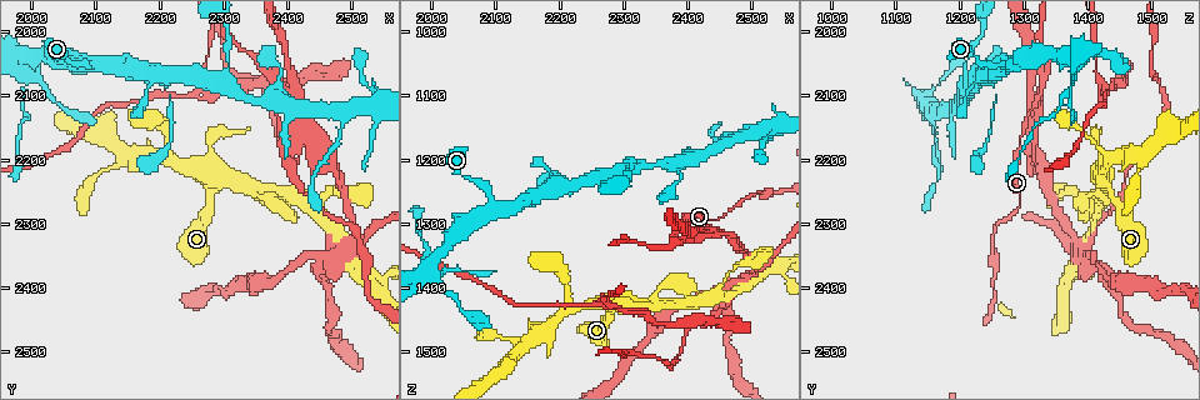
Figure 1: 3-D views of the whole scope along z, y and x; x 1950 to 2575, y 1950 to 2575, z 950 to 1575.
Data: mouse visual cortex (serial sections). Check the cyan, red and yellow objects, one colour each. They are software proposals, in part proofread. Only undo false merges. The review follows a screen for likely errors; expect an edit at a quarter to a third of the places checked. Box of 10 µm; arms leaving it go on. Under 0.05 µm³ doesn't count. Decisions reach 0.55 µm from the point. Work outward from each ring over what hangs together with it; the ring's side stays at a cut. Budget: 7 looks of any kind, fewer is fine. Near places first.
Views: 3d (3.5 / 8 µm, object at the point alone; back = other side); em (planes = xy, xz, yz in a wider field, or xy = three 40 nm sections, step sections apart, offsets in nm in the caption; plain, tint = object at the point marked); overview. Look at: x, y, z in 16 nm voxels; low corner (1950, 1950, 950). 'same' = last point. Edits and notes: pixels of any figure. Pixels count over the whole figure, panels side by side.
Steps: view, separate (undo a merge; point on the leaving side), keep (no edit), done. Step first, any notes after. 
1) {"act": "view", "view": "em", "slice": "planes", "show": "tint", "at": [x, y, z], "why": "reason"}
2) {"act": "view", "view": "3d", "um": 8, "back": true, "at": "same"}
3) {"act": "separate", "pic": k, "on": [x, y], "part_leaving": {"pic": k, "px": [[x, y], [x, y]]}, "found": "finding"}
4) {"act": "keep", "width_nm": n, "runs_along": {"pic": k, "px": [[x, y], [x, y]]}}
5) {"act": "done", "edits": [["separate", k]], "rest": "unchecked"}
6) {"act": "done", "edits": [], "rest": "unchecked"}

{"act": "view", "view": "3d", "um": 3.5, "at": [2290, 2235, 1425], "why": "four-way junction"}

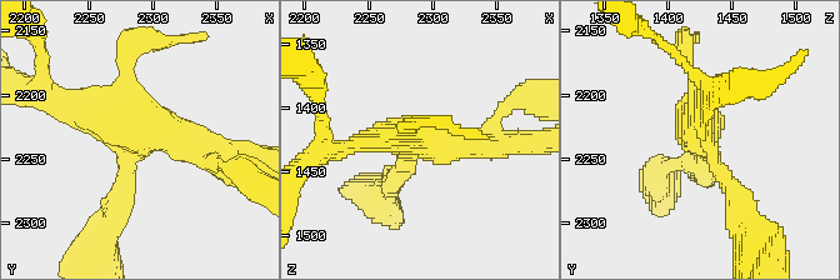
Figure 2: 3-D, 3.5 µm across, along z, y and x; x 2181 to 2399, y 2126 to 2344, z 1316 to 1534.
{"act": "view", "view": "em", "slice": "xy", "step": 2, "show": "tint", "at": [2288, 2234, 1424], "arms": 4, "arm_widths_nm": [150, 250, 250, 350]}

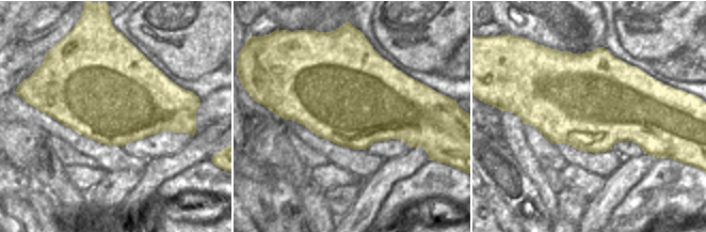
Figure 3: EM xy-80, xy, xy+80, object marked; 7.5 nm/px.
{"act": "keep", "runs_along": {"pic": 2, "px": [[118, 206], [144, 130], [209, 156]]}, "found": "all the same cell"}

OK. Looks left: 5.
{"act": "view", "view": "3d", "um": 3.5, "at": [2195, 2060, 1250], "why": "branch point"}

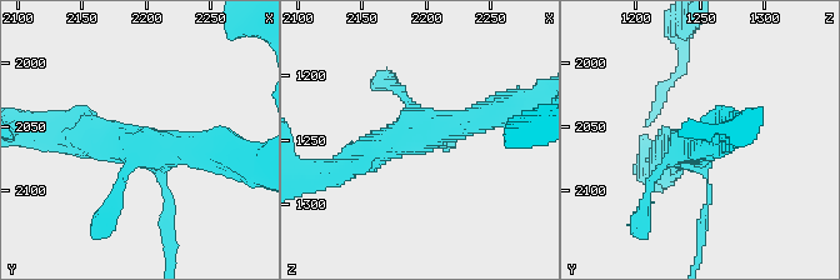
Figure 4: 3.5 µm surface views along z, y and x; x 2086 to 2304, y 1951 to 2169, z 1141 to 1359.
{"act": "view", "view": "em", "slice": "xy", "step": 1, "show": "tint", "at": [2198, 2064, 1246], "why": "shape alone is not enough"}

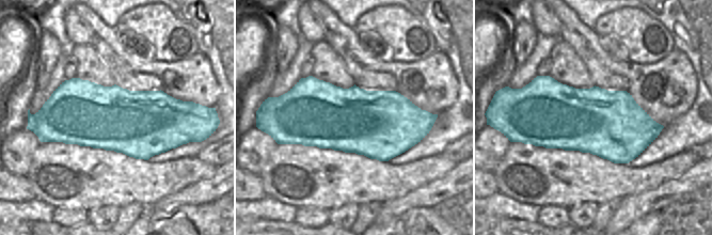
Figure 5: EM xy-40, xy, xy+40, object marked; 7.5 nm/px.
{"act": "keep", "runs_along": {"pic": 4, "px": [[346, 166], [400, 138], [504, 109]]}, "found": "one cell here"}

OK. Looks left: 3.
{"act": "view", "view": "3d", "um": 3.5, "at": [1995, 2045, 1375], "why": "abrupt turn"}

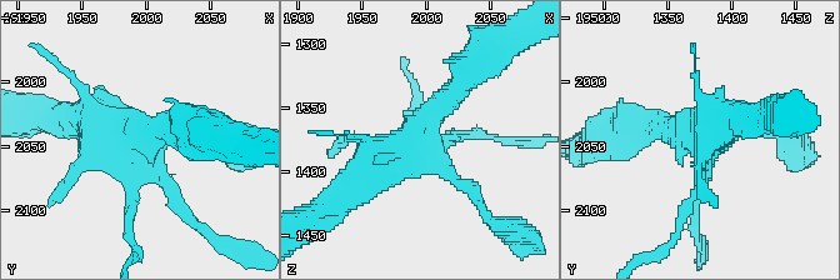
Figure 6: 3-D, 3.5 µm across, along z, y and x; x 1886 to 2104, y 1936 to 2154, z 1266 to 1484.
{"act": "view", "view": "em", "slice": "planes", "show": "tint", "at": [1992, 2046, 1378], "why": "need the tissue"}

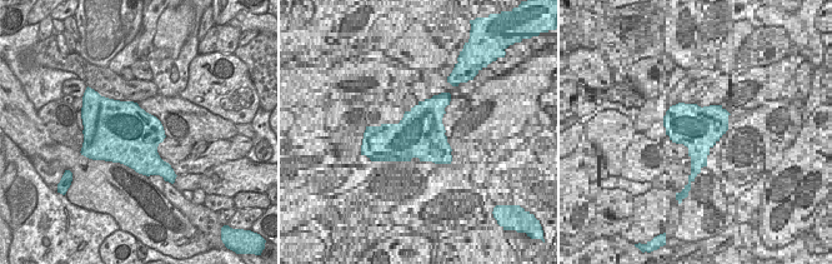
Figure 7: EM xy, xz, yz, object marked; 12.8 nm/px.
{"act": "keep", "runs_along": {"pic": 6, "px": [[184, 128], [134, 135], [126, 220]]}, "found": "all the same cell"}

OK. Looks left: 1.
{"act": "done", "edits": [], "rest": "unchecked"}

